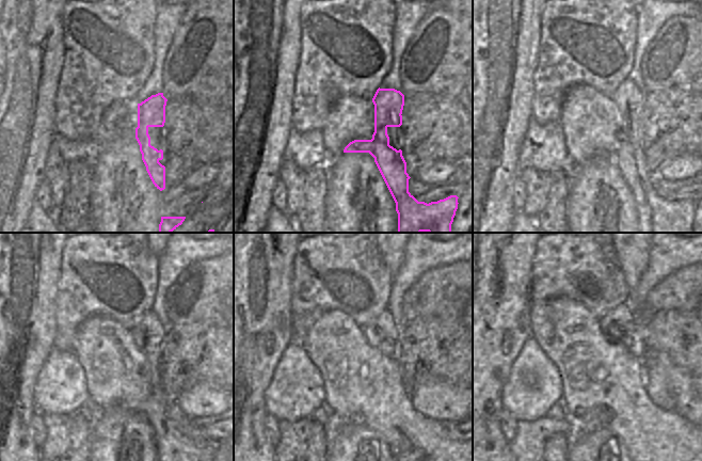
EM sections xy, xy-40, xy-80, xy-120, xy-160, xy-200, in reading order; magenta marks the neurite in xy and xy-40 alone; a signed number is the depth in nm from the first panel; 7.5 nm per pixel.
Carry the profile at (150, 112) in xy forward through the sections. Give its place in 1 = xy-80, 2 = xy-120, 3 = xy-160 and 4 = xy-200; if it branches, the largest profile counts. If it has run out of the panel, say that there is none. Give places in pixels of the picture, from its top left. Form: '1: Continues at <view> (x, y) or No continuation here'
1: Continues at xy-80 (653, 210)
2: Continues at xy-120 (174, 449)
3: Continues at xy-160 (381, 332)
4: Continues at xy-200 (621, 326).

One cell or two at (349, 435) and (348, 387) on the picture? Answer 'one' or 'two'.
two

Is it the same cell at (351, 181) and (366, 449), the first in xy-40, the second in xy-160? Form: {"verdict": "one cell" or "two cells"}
{"verdict": "one cell"}

